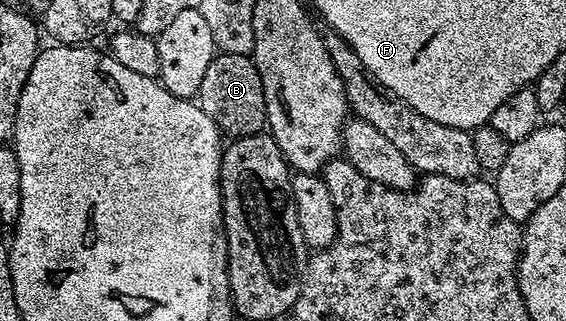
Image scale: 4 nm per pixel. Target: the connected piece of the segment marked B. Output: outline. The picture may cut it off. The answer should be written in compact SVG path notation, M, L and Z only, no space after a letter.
M216 52L215 58L211 60L205 76L201 79L197 103L205 111L205 115L213 119L220 134L227 136L228 133L228 138L231 139L264 132L267 124L265 91L261 87L261 75L254 60L247 55Z

